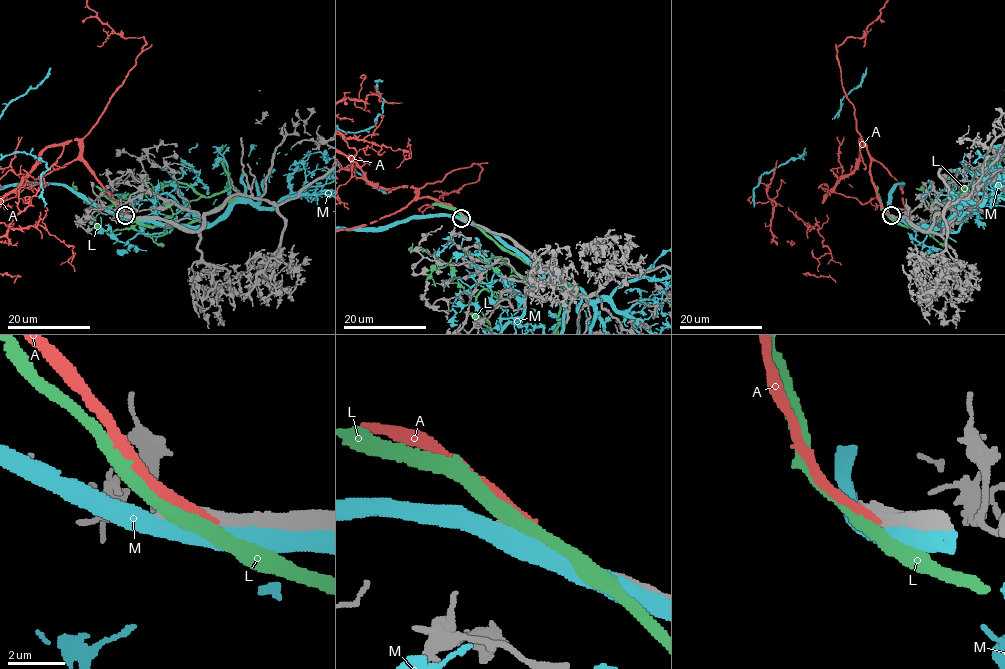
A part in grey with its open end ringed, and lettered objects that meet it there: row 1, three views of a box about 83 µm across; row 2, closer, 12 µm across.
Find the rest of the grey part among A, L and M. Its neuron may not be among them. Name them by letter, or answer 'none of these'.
none of these

